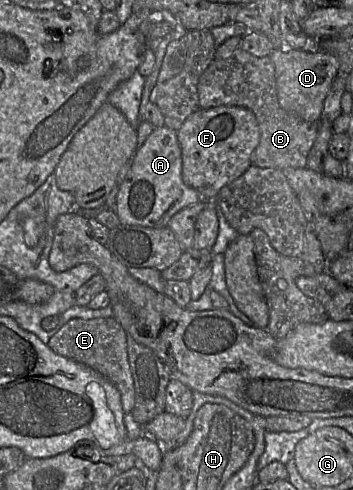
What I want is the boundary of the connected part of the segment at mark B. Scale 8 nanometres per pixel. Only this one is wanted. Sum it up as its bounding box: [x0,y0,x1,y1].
[197,47,318,169]

